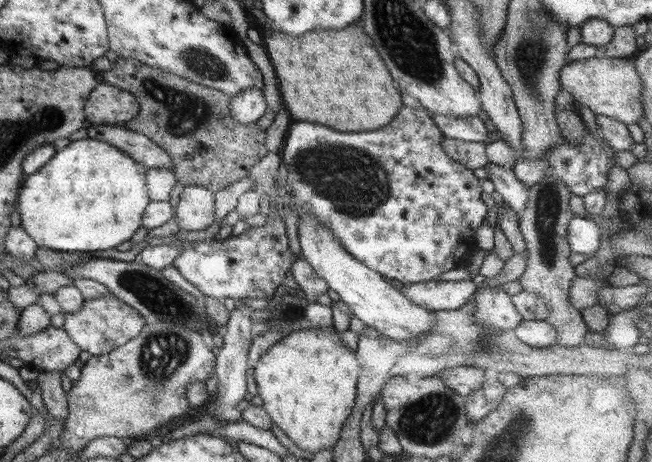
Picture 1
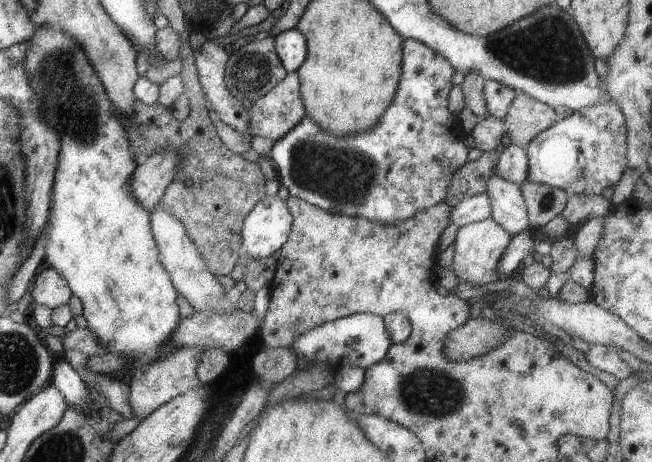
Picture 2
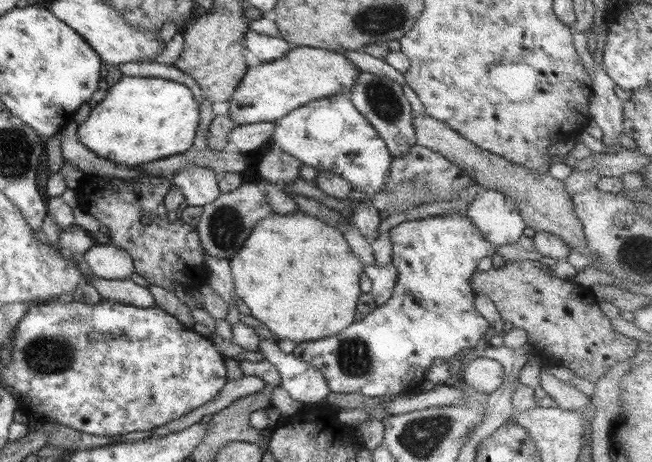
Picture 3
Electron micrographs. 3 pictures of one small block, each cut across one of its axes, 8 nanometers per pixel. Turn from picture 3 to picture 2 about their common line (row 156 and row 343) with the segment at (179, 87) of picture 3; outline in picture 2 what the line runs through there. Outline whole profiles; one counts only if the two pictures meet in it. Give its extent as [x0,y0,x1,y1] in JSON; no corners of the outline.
[23,25,180,369]

